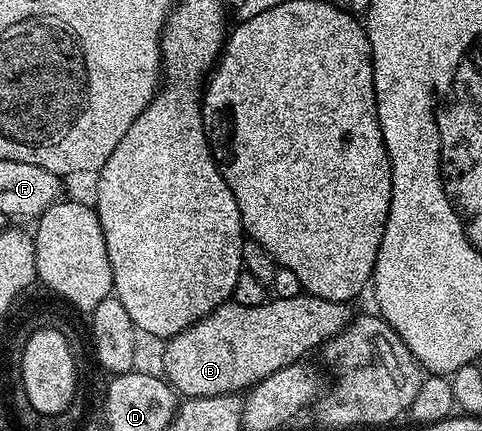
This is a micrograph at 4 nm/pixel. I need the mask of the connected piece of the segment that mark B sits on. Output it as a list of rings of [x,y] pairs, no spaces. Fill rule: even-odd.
[[[301,294],[294,298],[268,298],[258,306],[242,306],[235,302],[220,304],[209,316],[191,324],[167,341],[164,348],[164,372],[169,384],[181,397],[226,396],[240,394],[262,378],[286,366],[303,361],[307,352],[319,349],[344,331],[354,319],[345,302],[330,302],[326,298]]]

